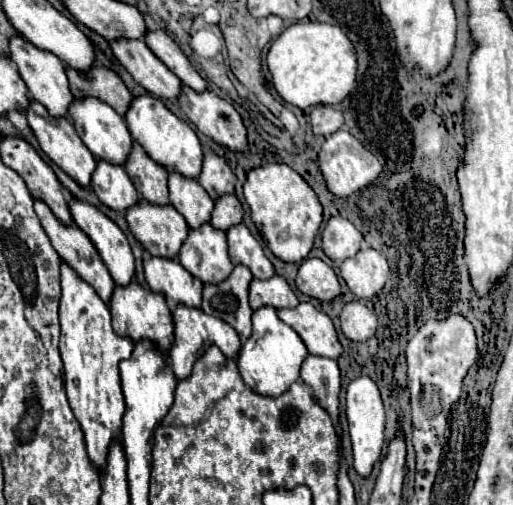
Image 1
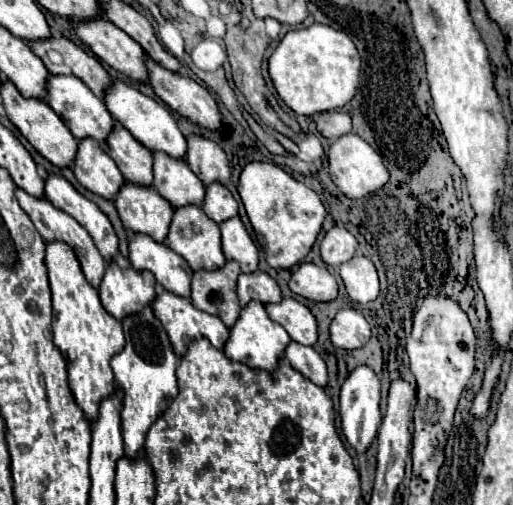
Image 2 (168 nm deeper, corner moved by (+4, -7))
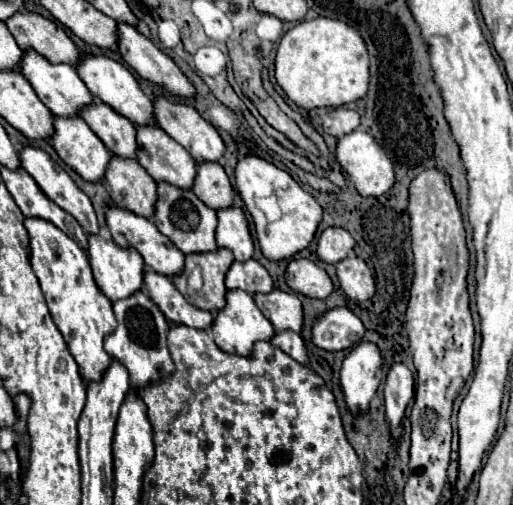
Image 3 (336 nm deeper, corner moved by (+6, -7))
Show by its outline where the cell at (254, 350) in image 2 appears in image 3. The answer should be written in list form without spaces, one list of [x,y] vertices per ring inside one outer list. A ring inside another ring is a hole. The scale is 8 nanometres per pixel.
[[[228,290],[226,294],[226,308],[222,308],[216,316],[214,316],[214,324],[210,328],[216,346],[222,352],[228,354],[238,354],[238,356],[252,356],[254,344],[260,340],[272,340],[272,336],[276,334],[272,322],[258,310],[254,298],[244,292],[244,290]]]

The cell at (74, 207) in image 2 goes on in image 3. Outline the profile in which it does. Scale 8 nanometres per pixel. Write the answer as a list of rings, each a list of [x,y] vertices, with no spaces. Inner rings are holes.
[[[24,148],[22,154],[20,154],[20,162],[22,162],[22,168],[36,180],[36,184],[40,186],[40,190],[54,202],[58,204],[60,208],[64,208],[68,214],[72,214],[80,226],[84,228],[86,234],[98,234],[98,218],[96,218],[96,212],[92,208],[92,202],[90,198],[72,182],[72,178],[66,174],[64,168],[60,168],[56,162],[52,162],[52,158],[40,150],[40,148]]]

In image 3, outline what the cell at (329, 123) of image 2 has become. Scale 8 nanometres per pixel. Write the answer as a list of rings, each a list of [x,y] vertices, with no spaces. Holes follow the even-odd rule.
[[[334,108],[322,114],[322,128],[334,138],[340,138],[344,134],[350,134],[360,126],[360,116],[354,110],[346,108]]]

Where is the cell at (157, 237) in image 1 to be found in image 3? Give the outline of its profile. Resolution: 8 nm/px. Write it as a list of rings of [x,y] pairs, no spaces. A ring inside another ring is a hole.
[[[112,156],[106,172],[106,182],[110,184],[110,198],[118,208],[148,220],[154,218],[158,200],[156,182],[136,160]]]

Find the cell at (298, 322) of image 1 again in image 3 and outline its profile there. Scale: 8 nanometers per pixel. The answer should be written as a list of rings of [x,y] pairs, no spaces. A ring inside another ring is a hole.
[[[272,290],[270,294],[256,294],[254,300],[278,332],[282,330],[292,330],[296,334],[302,332],[304,314],[302,314],[302,302],[298,300],[296,294]]]

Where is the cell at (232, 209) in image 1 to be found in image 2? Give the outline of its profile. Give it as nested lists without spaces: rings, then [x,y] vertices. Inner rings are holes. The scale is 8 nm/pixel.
[[[218,182],[206,186],[206,198],[202,202],[202,208],[218,224],[238,214],[238,202],[234,200],[232,192]]]

